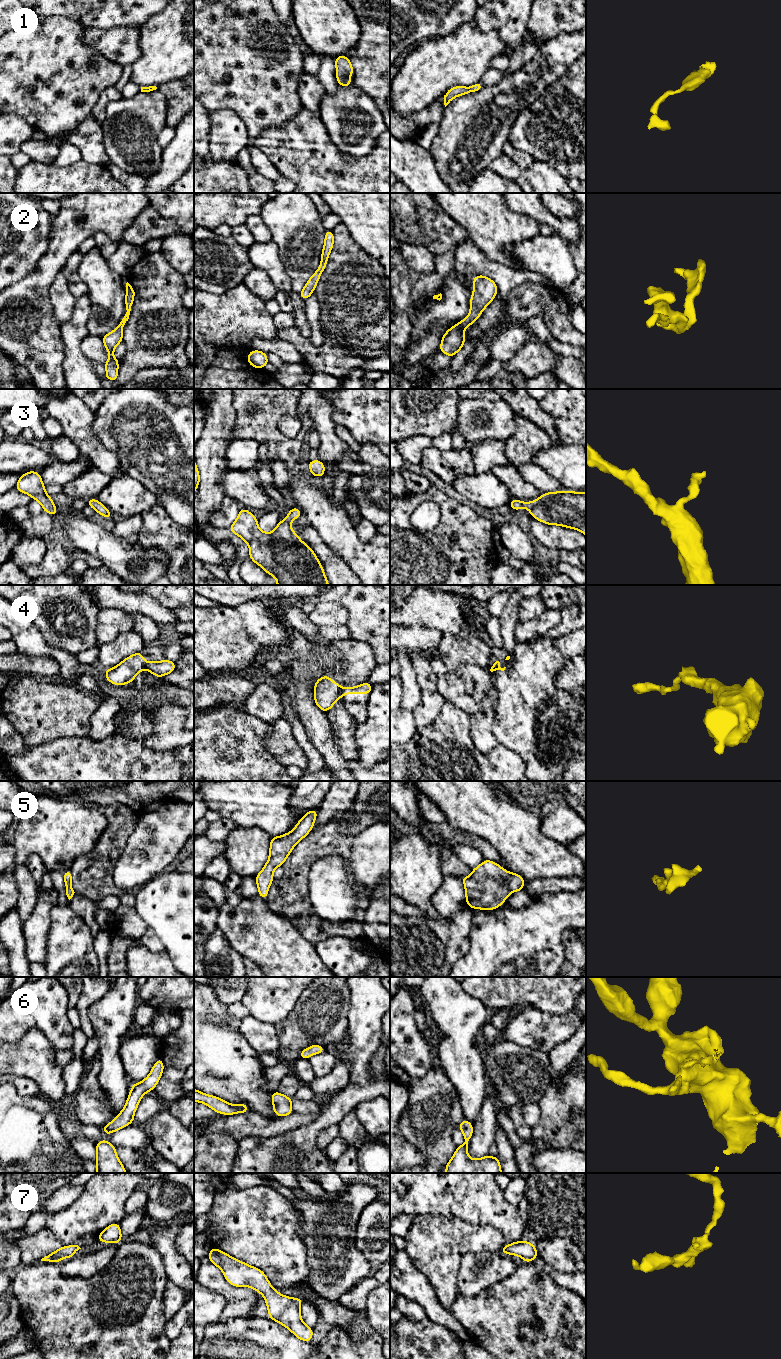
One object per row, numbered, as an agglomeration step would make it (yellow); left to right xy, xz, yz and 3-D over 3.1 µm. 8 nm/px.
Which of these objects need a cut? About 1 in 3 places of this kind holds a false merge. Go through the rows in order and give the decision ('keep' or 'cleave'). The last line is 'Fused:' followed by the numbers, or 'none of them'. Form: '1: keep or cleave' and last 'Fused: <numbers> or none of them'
1: keep
2: keep
3: keep
4: cleave
5: keep
6: keep
7: keep
Fused: 4

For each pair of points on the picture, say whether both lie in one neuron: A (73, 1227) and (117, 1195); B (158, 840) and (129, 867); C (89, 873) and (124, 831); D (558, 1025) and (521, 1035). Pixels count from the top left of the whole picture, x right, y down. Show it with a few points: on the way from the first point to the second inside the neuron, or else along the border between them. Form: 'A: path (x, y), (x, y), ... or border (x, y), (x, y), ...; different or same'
A: path (84, 1220), (106, 1198); same
B: path (149, 850), (149, 859), (142, 860), (139, 863); same
C: path (99, 863), (114, 841); same
D: path (549, 1029), (530, 1031); same

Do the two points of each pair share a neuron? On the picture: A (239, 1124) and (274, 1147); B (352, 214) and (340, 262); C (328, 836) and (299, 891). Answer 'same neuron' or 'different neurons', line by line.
A: different neurons
B: different neurons
C: same neuron

